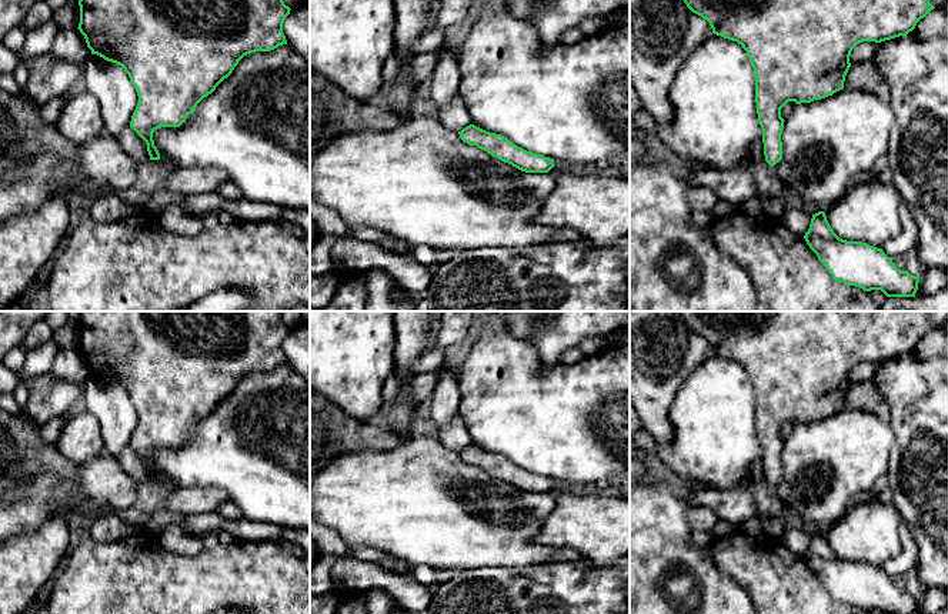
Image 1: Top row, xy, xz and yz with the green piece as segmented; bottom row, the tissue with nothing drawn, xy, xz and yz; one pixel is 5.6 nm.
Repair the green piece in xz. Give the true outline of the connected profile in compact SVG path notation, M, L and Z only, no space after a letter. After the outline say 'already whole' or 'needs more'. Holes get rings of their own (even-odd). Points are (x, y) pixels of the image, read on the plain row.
M474 444L458 451L460 458L487 471L493 477L511 484L525 493L548 493L554 487L554 478L527 471L507 457L485 451Z; already whole

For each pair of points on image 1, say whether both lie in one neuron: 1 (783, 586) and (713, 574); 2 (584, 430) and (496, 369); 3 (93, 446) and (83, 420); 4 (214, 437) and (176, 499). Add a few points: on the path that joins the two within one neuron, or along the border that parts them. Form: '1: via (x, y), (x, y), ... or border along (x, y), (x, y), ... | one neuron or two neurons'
1: border along (710, 551), (714, 564), (728, 574), (751, 599) | two neurons
2: via (563, 421), (554, 421), (517, 384) | one neuron
3: via (87, 440), (83, 436), (83, 426) | one neuron
4: border along (180, 487), (216, 489) | two neurons

